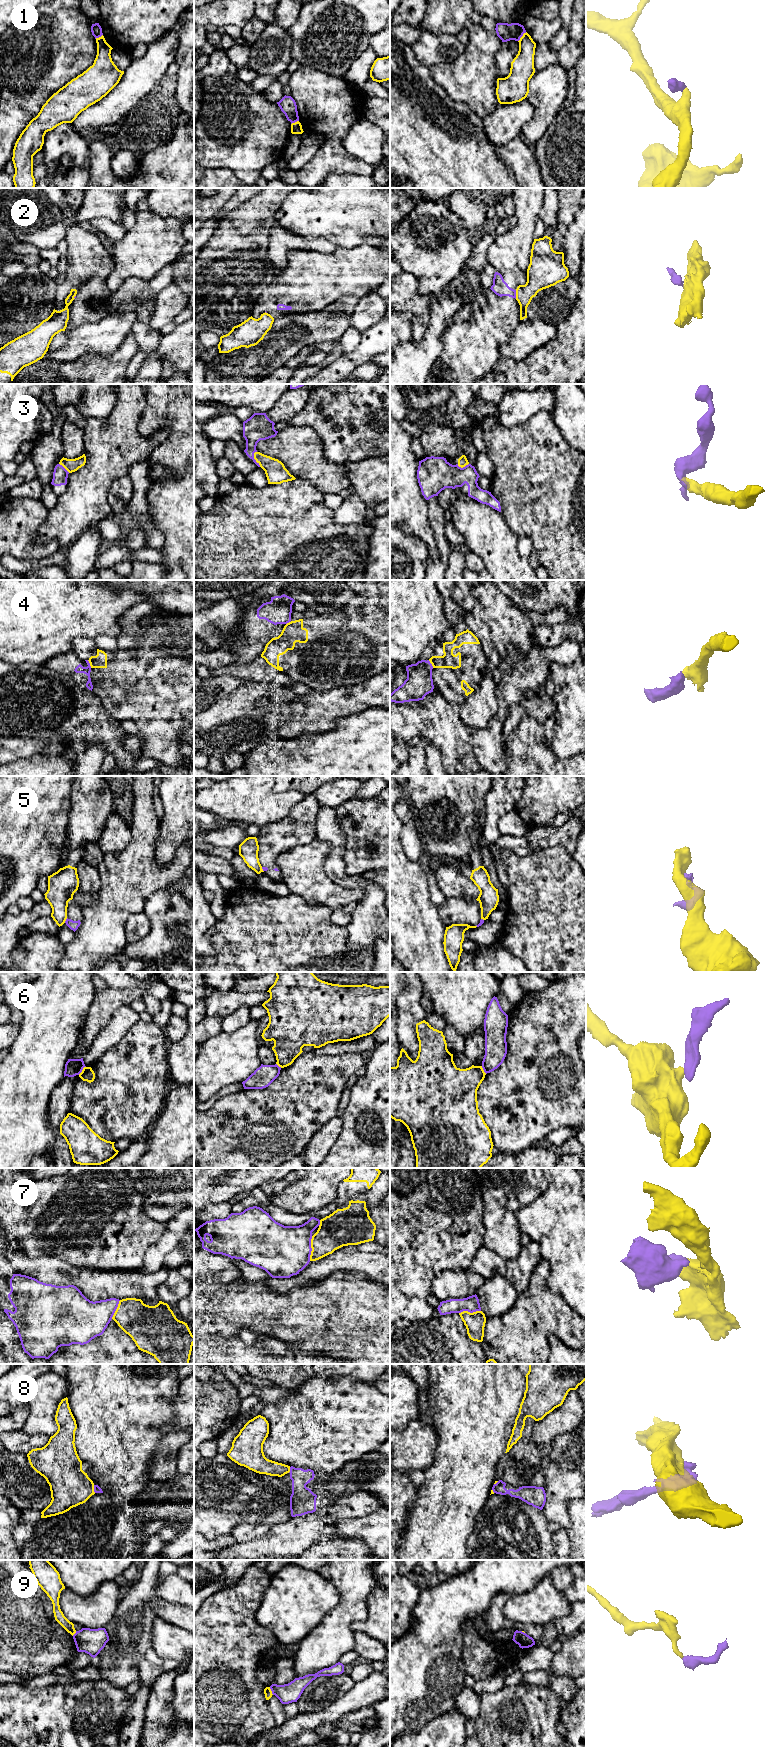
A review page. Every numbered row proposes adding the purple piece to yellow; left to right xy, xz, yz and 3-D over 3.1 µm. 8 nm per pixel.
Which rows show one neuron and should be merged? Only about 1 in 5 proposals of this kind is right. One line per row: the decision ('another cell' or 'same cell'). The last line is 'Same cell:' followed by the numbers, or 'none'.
1: another cell
2: another cell
3: same cell
4: another cell
5: another cell
6: another cell
7: another cell
8: another cell
9: another cell
Same cell: 3

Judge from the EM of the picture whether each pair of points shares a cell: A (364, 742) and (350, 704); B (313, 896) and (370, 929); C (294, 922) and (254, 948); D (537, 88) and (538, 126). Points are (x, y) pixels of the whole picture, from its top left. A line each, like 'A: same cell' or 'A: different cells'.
A: different cells
B: different cells
C: same cell
D: same cell

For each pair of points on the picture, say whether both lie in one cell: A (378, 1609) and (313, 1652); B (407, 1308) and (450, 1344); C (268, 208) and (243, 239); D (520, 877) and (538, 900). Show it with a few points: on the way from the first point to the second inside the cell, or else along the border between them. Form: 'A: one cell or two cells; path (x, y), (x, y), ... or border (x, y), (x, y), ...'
A: two cells; border (366, 1608), (366, 1617), (351, 1624), (353, 1632)
B: two cells; border (432, 1316), (427, 1320), (411, 1323)
C: one cell; path (260, 216), (245, 231)
D: one cell; path (526, 883), (537, 894)

